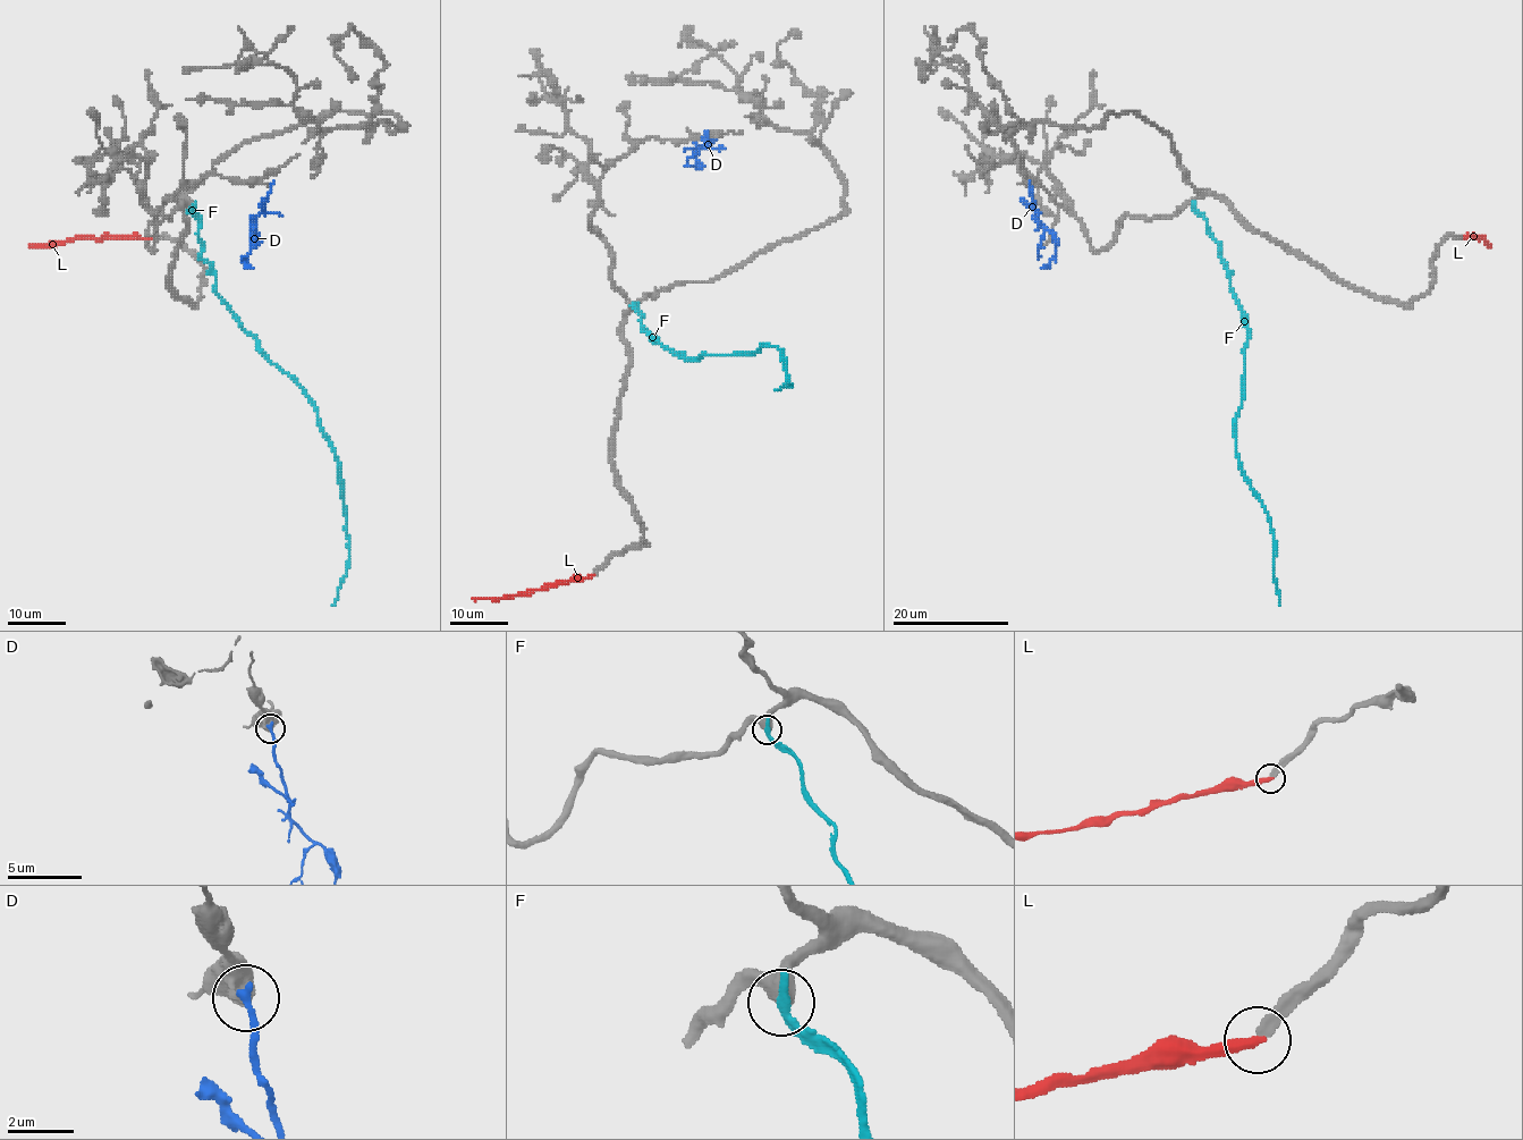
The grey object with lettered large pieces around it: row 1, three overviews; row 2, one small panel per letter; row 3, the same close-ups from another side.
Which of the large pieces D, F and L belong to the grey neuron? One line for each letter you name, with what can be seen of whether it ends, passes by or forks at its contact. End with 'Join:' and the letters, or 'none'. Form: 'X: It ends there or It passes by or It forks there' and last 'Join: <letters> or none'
L: It ends there
Join: L

